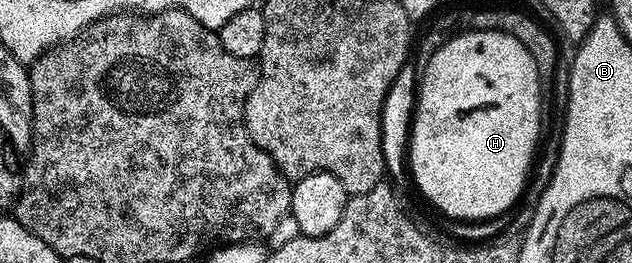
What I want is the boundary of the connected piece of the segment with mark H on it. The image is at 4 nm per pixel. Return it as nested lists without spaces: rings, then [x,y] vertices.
[[[466,30],[458,34],[452,35],[450,40],[446,40],[438,48],[438,52],[434,52],[430,56],[430,64],[426,64],[426,68],[422,71],[418,78],[418,93],[415,99],[414,117],[411,121],[410,133],[410,172],[412,168],[412,178],[416,181],[416,186],[420,189],[420,194],[433,206],[436,210],[441,210],[448,218],[457,218],[460,222],[484,222],[487,218],[496,218],[499,214],[504,214],[516,201],[520,198],[520,193],[524,190],[524,181],[528,178],[528,169],[532,166],[532,153],[536,150],[536,141],[540,138],[540,97],[542,91],[540,89],[540,81],[538,80],[538,68],[534,64],[534,56],[530,56],[530,52],[526,52],[526,44],[522,44],[522,40],[514,40],[514,36],[510,36],[505,30]]]

